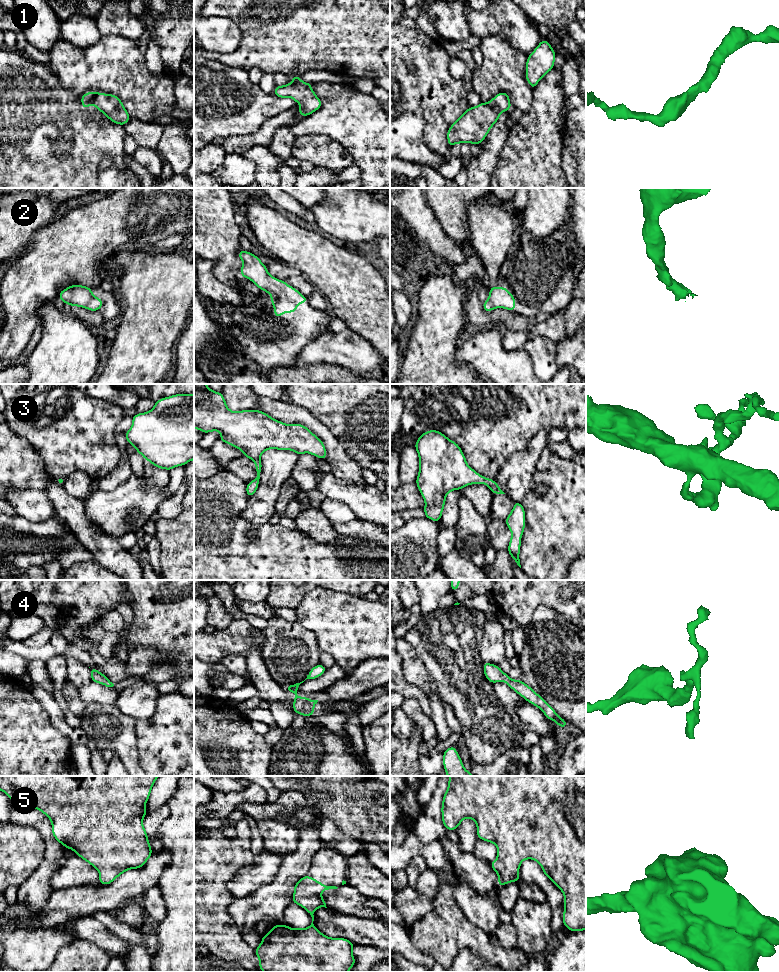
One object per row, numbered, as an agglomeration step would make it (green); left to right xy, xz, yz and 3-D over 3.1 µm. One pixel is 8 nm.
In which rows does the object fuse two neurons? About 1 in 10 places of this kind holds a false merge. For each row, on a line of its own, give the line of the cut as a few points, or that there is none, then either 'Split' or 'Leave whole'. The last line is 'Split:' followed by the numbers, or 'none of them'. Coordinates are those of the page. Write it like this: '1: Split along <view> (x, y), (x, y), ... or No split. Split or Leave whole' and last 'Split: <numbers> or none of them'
1: No split. Leave whole
2: No split. Leave whole
3: No split. Leave whole
4: No split. Leave whole
5: No split. Leave whole
Split: none of them

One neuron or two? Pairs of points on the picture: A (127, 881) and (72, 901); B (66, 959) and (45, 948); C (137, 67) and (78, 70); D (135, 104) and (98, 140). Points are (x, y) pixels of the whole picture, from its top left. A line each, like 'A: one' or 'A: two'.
A: one
B: two
C: one
D: two

